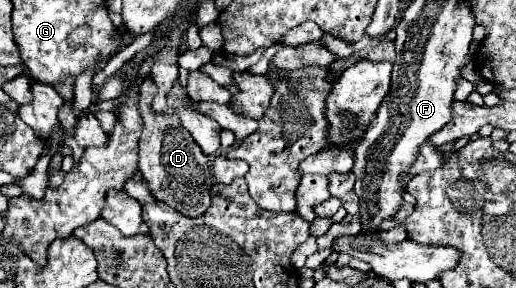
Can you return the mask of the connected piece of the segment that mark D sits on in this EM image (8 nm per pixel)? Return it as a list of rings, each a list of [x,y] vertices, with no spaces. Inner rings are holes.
[[[149,79],[141,85],[139,111],[145,129],[139,137],[137,171],[141,173],[143,181],[147,183],[151,195],[157,201],[171,205],[171,209],[175,209],[185,217],[201,217],[211,205],[213,173],[211,173],[209,157],[205,157],[199,145],[193,141],[193,137],[189,137],[189,133],[183,127],[179,127],[177,115],[159,115],[149,109],[155,91],[157,89]]]

